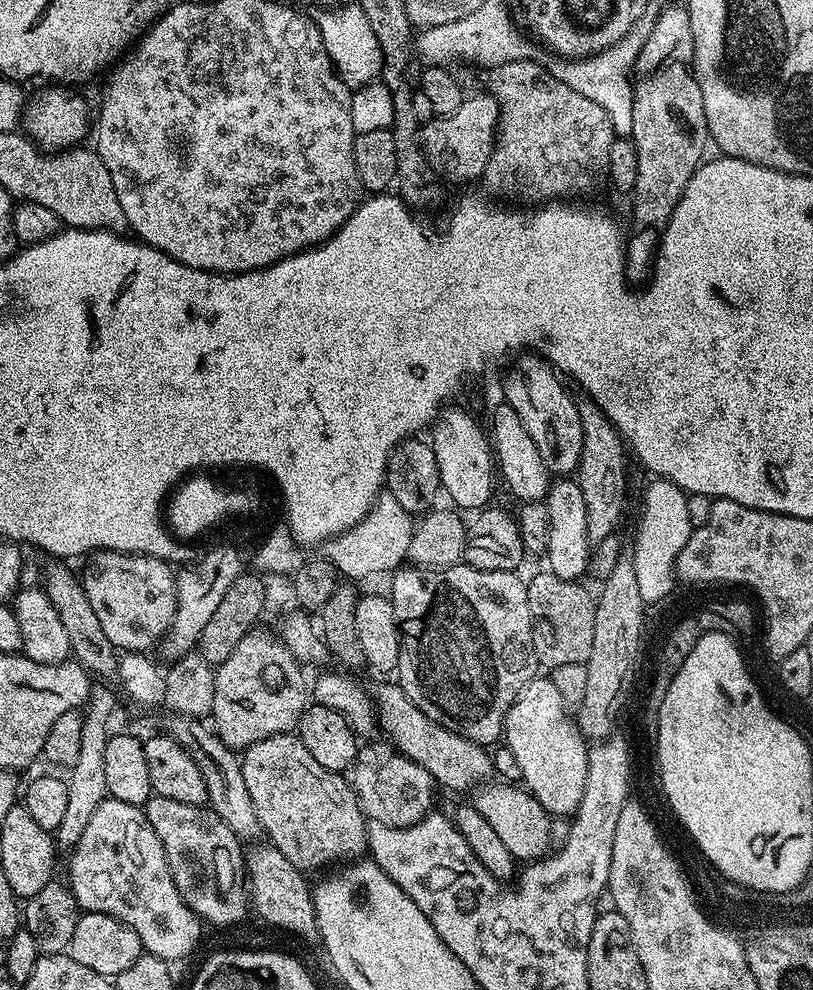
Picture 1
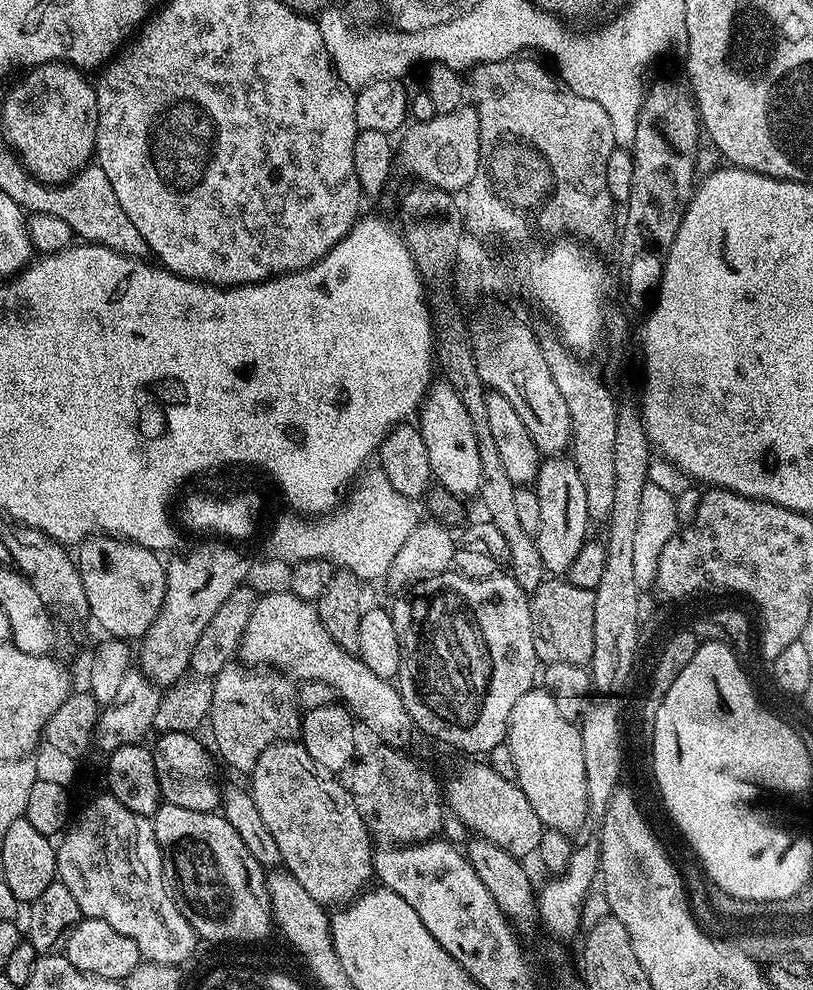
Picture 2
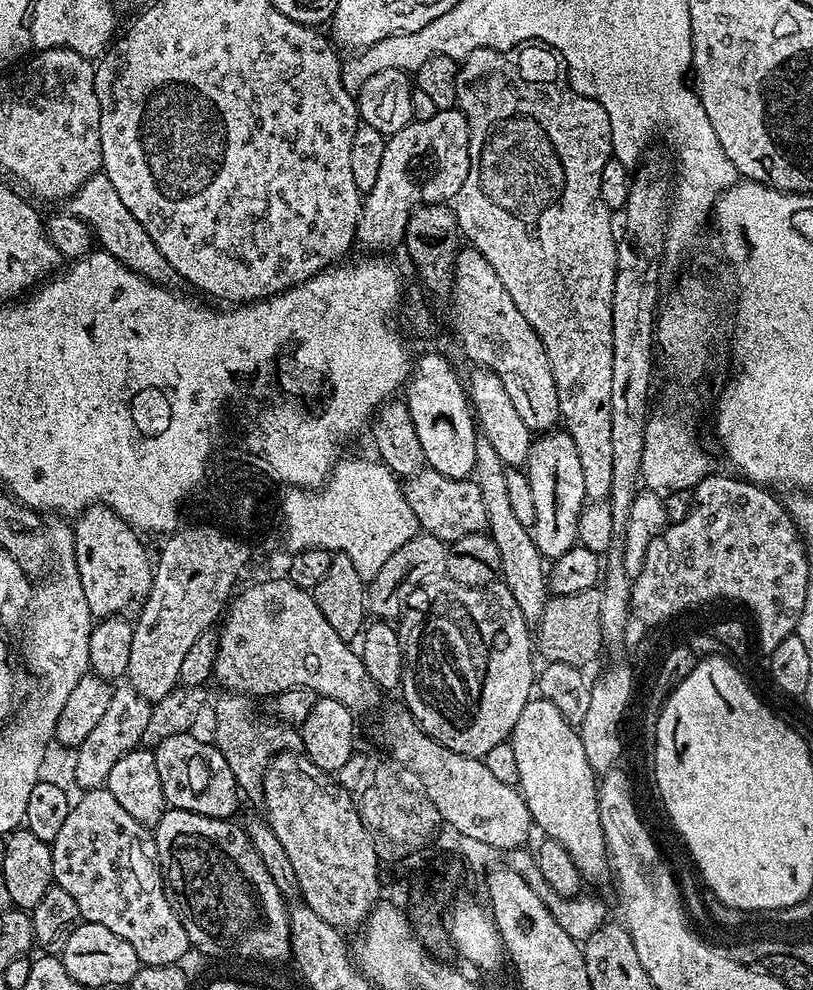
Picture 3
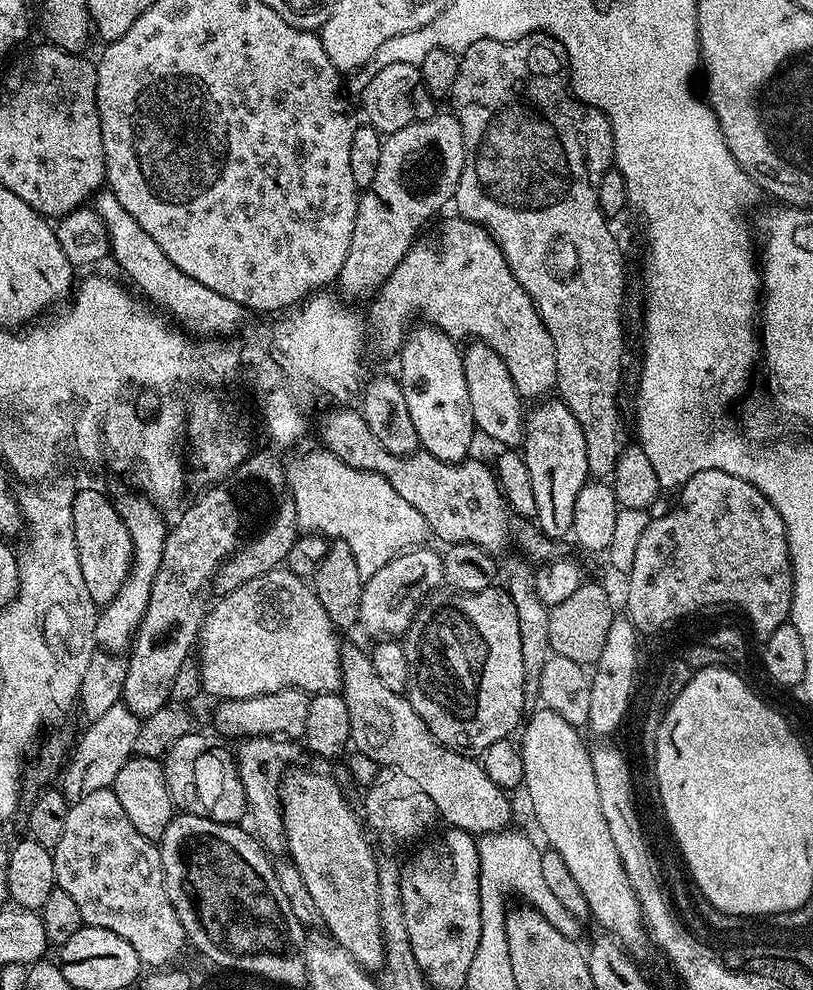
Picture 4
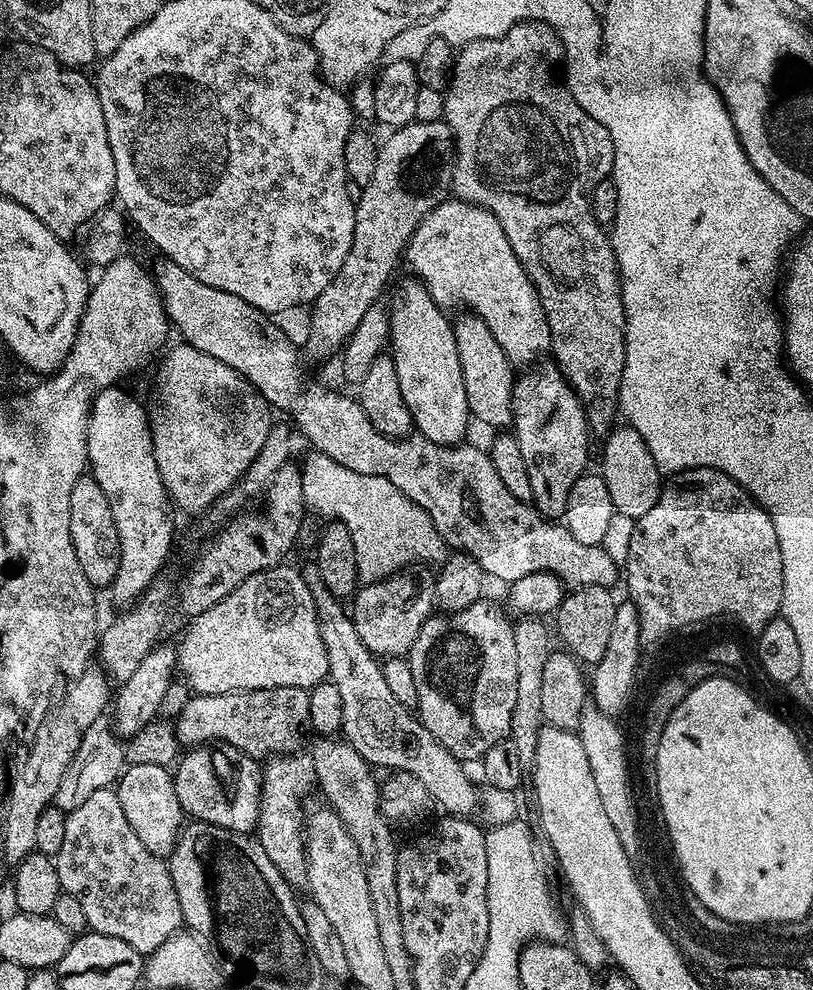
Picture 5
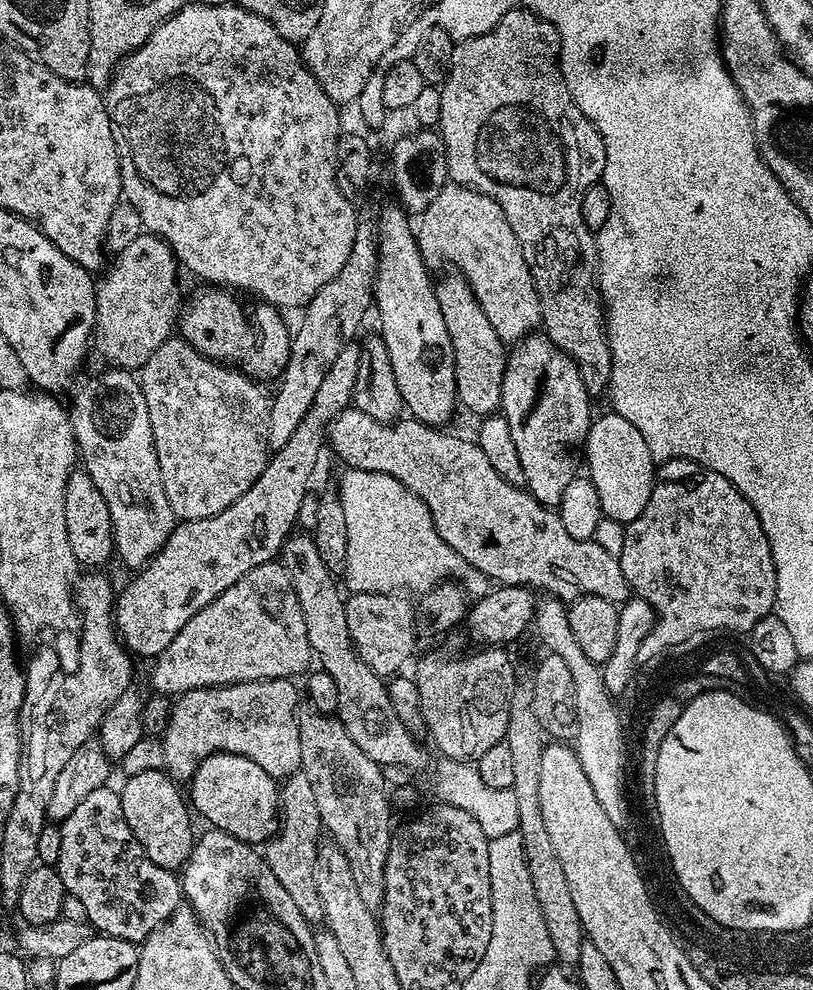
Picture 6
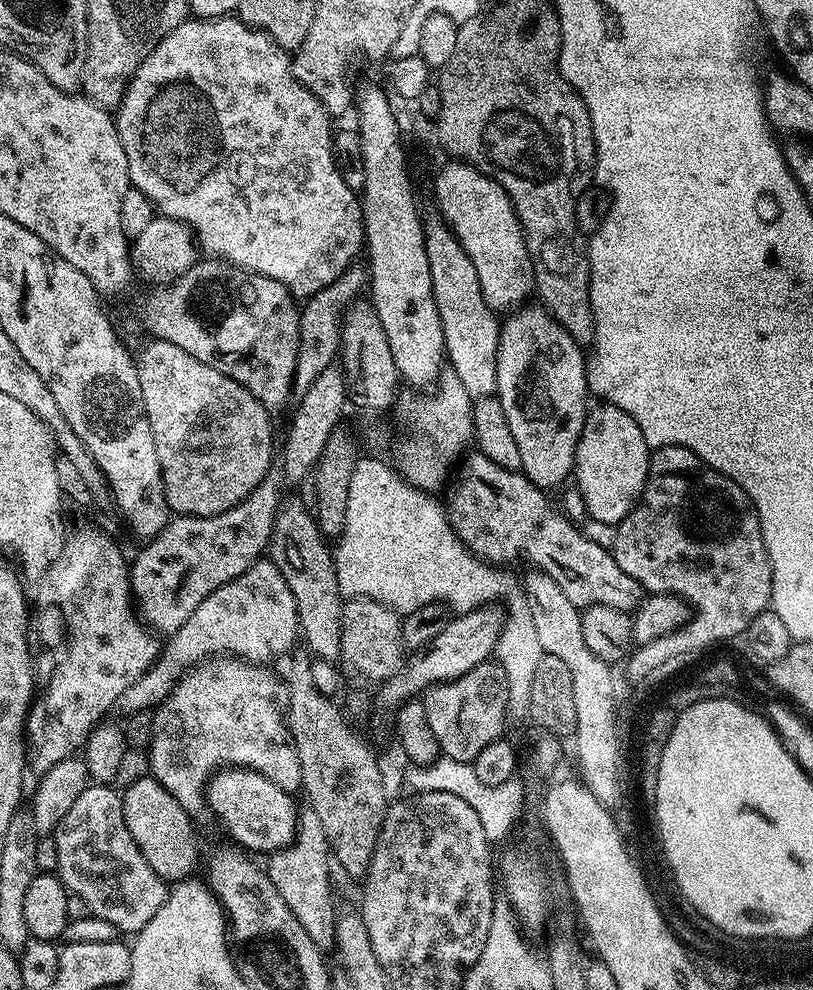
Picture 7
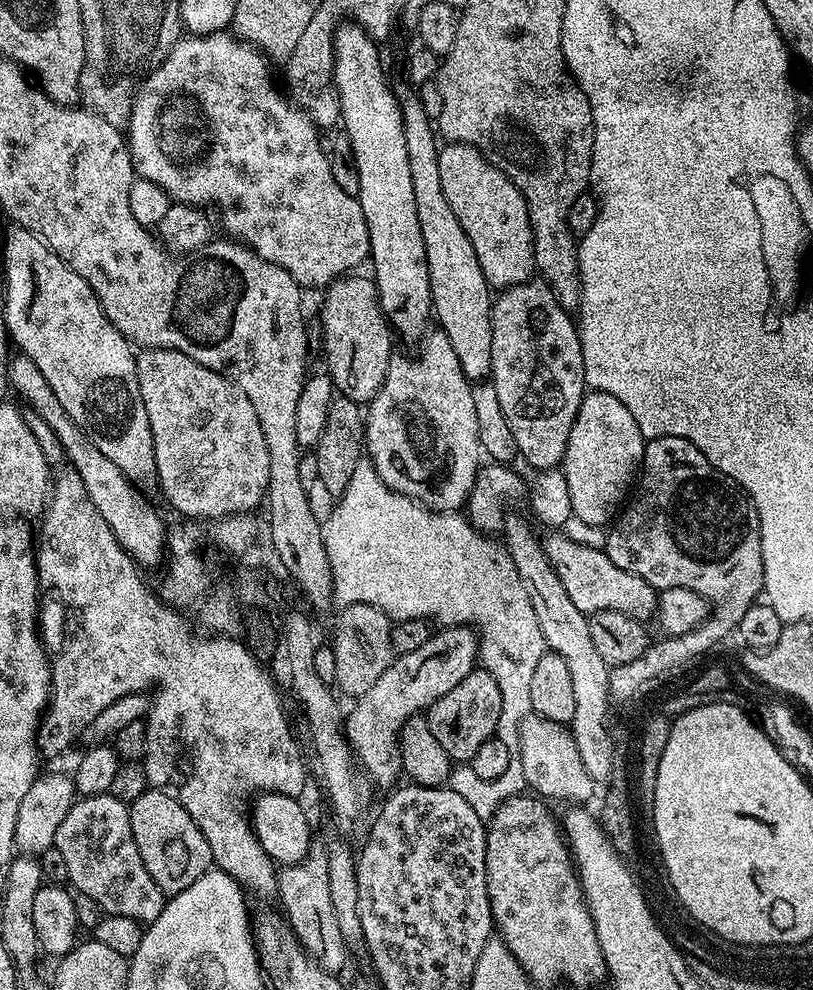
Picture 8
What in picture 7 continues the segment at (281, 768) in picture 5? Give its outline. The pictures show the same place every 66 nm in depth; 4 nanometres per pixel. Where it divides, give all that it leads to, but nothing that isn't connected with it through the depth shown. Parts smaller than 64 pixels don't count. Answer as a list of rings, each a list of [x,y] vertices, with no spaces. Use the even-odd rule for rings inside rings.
[[[305,807],[299,813],[296,839],[283,851],[271,853],[267,860],[266,871],[270,882],[274,882],[294,918],[302,922],[302,930],[310,934],[310,942],[314,942],[321,950],[335,949],[338,907],[332,901],[332,876],[328,873],[330,849],[326,830],[322,830],[322,821],[318,814],[314,814],[312,807]]]

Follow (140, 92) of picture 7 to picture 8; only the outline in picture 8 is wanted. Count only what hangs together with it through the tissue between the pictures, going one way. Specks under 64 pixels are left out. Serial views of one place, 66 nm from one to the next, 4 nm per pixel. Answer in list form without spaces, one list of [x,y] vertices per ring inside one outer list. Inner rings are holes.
[[[227,31],[211,32],[209,36],[185,35],[177,40],[176,45],[165,54],[162,63],[157,64],[153,72],[147,73],[139,85],[132,102],[132,113],[126,125],[126,139],[130,153],[131,163],[141,177],[160,185],[160,189],[168,193],[177,204],[190,204],[193,206],[209,206],[216,204],[220,211],[220,220],[231,239],[241,243],[246,248],[258,253],[264,260],[272,264],[281,264],[293,276],[297,284],[305,289],[316,287],[319,290],[327,289],[332,281],[338,277],[351,273],[360,263],[369,259],[372,247],[370,234],[366,230],[366,218],[362,214],[362,206],[357,197],[346,194],[338,182],[334,182],[332,161],[329,153],[320,149],[320,136],[315,124],[303,108],[286,98],[283,91],[276,89],[272,81],[272,72],[268,69],[269,57],[258,48]]]

